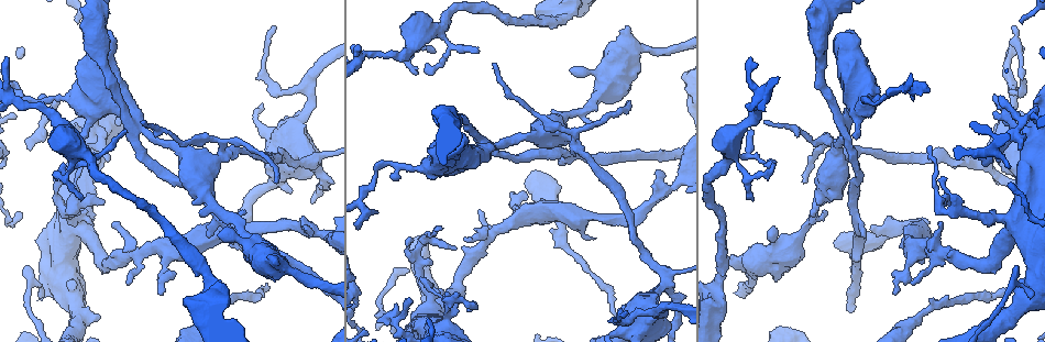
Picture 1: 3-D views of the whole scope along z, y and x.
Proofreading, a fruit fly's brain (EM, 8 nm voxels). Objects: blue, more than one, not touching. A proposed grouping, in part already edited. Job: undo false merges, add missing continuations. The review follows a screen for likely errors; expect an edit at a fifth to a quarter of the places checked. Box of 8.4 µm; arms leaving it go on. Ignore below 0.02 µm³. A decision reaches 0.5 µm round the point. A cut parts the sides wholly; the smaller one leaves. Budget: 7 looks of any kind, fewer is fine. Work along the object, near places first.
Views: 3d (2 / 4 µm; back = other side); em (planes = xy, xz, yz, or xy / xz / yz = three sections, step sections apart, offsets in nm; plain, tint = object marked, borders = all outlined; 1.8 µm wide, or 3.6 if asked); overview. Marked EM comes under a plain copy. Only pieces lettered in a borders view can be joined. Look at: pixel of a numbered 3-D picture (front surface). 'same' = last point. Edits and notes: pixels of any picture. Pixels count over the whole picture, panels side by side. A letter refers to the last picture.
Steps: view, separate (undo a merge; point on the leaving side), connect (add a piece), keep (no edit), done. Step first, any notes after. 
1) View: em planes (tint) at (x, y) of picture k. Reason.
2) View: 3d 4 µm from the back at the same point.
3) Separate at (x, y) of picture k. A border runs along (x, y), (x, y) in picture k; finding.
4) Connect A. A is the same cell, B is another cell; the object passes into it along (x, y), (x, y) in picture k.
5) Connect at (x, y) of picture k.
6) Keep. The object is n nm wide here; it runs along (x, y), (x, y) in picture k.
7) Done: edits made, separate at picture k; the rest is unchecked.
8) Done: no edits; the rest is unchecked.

View: em planes (tint) at (397, 328) of picture 1. Abrupt turn.

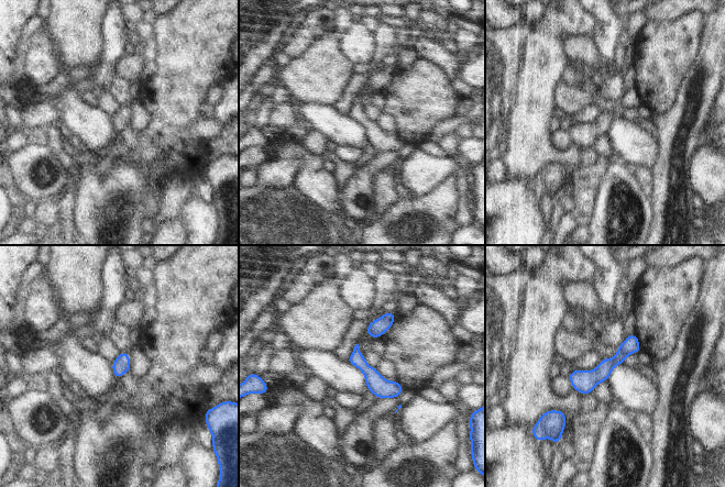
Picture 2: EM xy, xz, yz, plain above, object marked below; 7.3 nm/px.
View: em planes (borders) at the same point. See the neighbours.

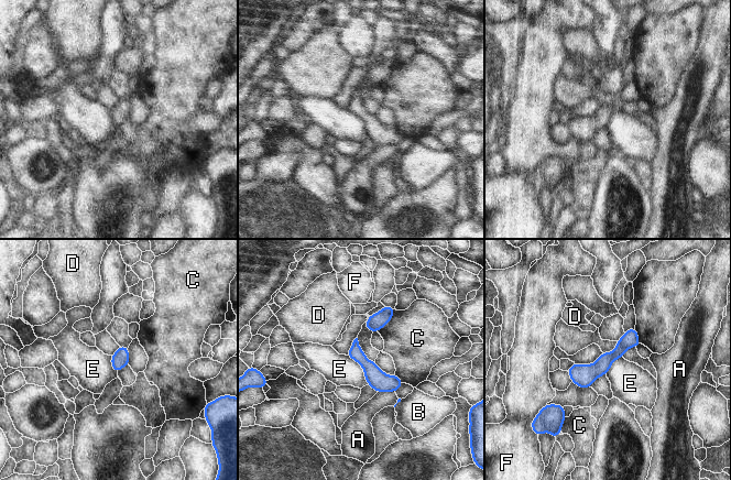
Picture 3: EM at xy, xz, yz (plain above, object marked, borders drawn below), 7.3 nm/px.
Keep. The longest contact is with E, 260 nm; A, B, C, D, E and F are other cells; a border runs along (347, 355), (363, 369), (368, 383) in picture 3; all the same neuron.

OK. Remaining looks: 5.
View: 3d 4 µm at (245, 211) of picture 1. Free end.

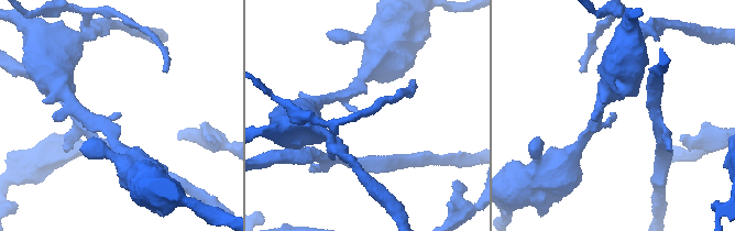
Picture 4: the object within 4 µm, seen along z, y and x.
View: em xy step 4 (borders) at (614, 112) of picture 4. The arms are 170, 190 nm wide.

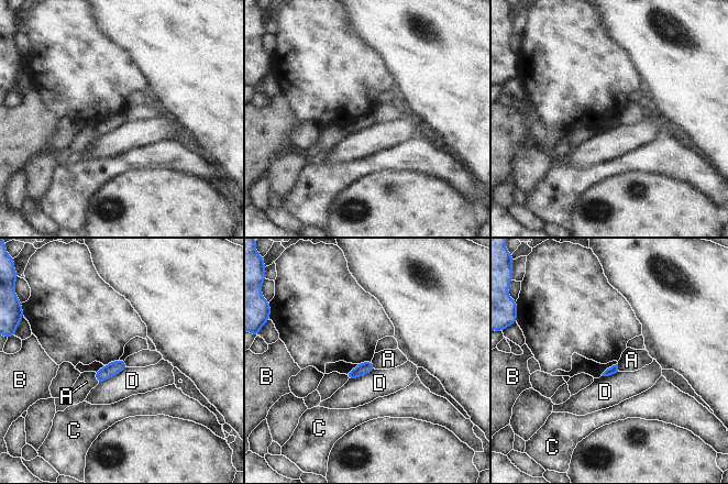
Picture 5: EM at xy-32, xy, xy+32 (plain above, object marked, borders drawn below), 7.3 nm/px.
Keep. A, B, C and D are other cells; a border runs along (94, 372), (95, 380), (98, 383) in picture 5; no lettered piece goes on from it.

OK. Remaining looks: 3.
View: 3d 4 µm at (306, 225) of picture 1. An open end.

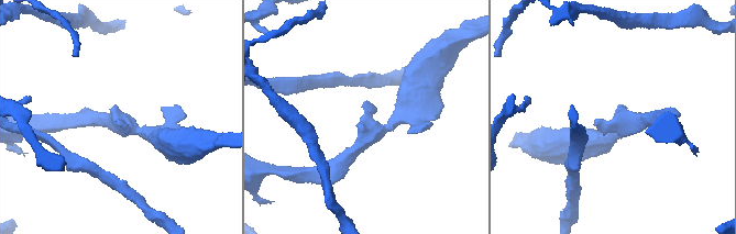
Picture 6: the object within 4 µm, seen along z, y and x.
View: em xy step 16 (borders) at (595, 120) of picture 6. The arms are 200, 200 nm wide; now the EM.

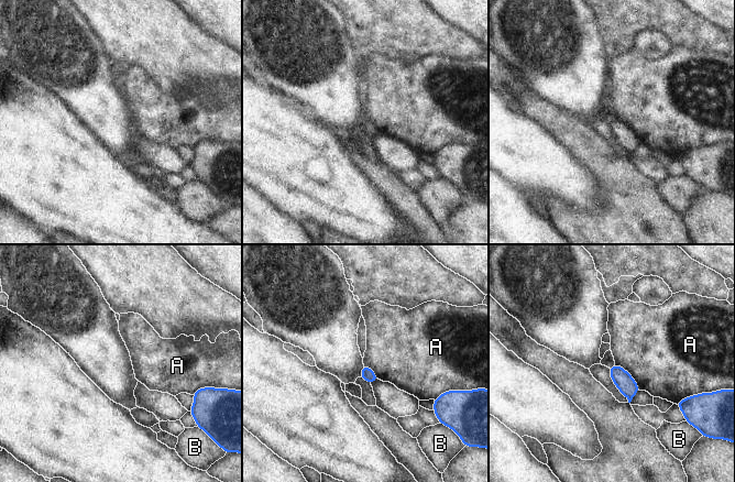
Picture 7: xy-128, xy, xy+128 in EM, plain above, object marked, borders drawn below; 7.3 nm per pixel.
Keep. A and B are other cells; a border runs along (615, 364), (632, 376), (639, 390) in picture 7; none of them fits.

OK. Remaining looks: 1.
Done: no edits; the rest is unchecked.

